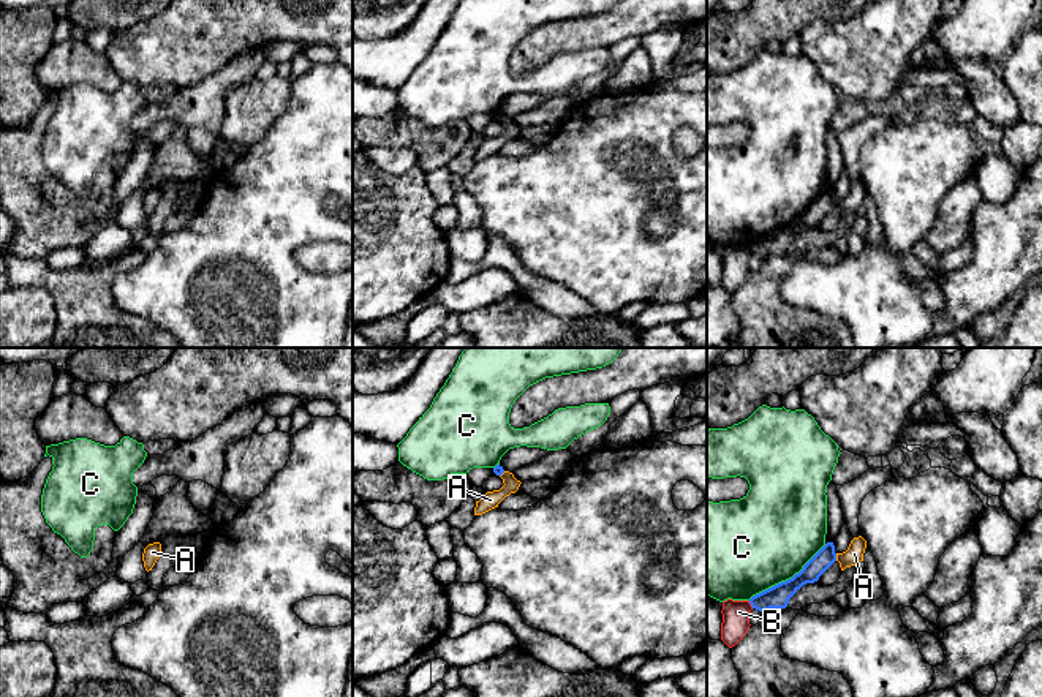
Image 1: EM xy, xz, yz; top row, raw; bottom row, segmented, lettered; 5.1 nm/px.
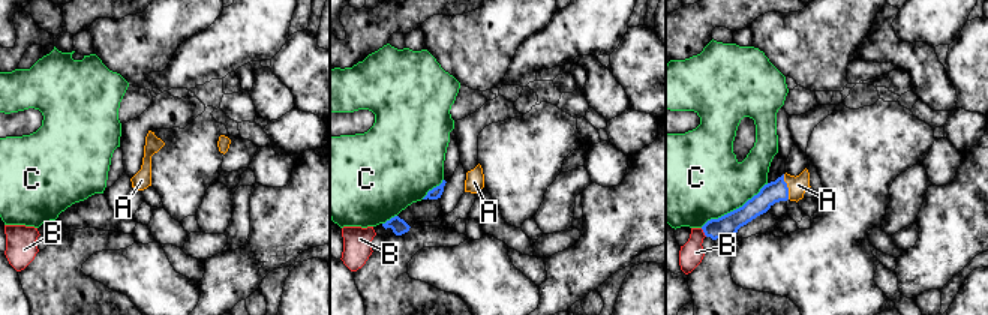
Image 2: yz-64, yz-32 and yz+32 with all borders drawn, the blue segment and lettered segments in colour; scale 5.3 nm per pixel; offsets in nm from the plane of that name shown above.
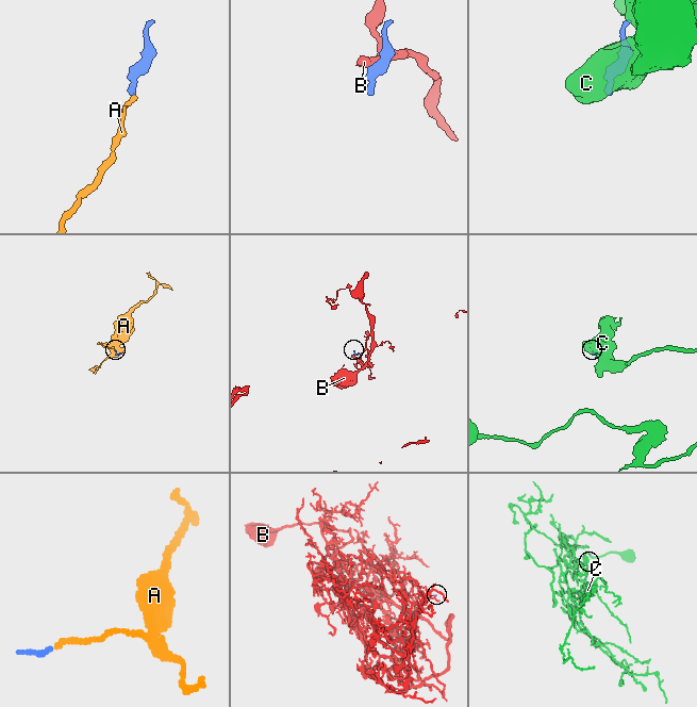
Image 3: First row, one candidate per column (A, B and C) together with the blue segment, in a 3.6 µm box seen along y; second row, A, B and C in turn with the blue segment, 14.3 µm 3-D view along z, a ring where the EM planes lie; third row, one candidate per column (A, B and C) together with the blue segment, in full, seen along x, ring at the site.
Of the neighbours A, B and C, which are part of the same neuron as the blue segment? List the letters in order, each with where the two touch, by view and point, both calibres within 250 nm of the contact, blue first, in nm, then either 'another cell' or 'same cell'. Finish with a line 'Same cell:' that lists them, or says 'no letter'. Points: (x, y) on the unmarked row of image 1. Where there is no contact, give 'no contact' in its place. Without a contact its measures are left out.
A: yz (835, 203) | 100/90 nm | same cell
B: yz (750, 248) | 120/140 nm | another cell
C: yz (786, 226) | 120/480 nm | another cell
Same cell: A

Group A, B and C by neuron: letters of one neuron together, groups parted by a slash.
A / B / C

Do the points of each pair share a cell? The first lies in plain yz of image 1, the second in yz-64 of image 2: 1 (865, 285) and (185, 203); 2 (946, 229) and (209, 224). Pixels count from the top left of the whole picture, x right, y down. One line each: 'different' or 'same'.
1: same
2: same

